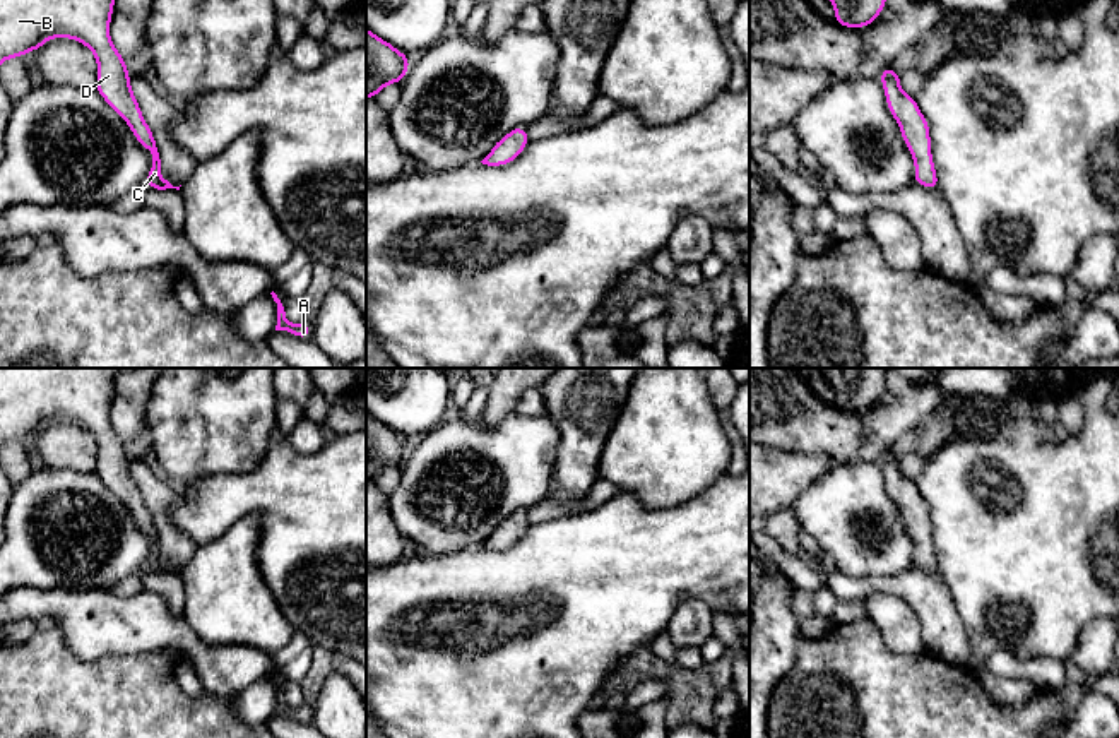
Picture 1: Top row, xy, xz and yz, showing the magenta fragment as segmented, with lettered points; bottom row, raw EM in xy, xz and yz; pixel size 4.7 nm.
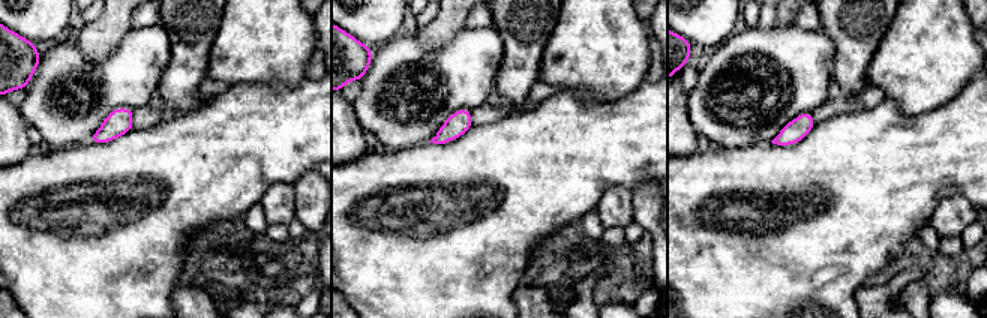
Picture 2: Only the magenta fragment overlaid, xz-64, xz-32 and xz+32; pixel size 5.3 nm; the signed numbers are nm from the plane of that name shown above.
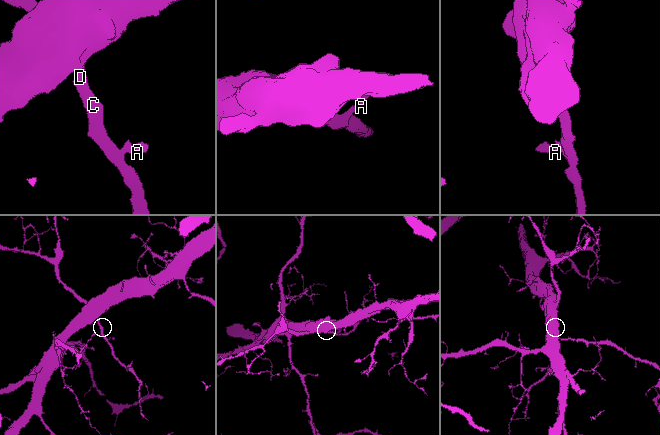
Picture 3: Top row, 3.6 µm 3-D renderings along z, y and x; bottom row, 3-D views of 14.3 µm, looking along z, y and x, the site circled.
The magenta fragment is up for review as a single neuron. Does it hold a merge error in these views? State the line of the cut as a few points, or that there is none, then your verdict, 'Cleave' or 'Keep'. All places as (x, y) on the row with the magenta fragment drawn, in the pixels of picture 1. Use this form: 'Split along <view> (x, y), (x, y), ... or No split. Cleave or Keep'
No split. Keep

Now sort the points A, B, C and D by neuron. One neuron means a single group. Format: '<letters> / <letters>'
A B C D

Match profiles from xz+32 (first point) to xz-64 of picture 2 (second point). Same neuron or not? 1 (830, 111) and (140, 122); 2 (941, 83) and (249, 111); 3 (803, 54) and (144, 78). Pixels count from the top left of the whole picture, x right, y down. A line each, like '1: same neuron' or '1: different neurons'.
1: same neuron
2: different neurons
3: same neuron

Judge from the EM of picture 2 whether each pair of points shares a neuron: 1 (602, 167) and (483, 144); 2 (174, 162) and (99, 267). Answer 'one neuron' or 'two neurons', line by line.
1: one neuron
2: one neuron

